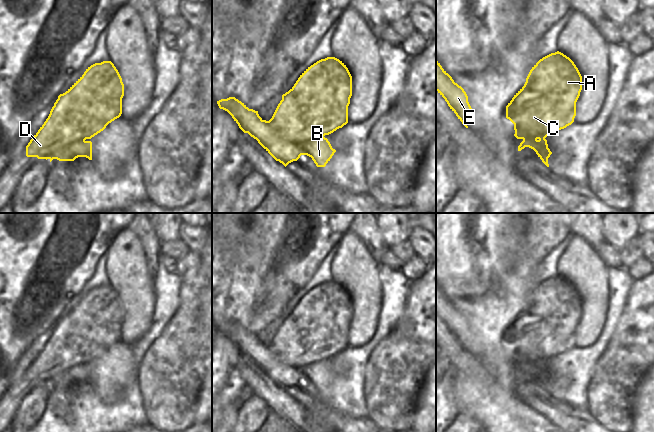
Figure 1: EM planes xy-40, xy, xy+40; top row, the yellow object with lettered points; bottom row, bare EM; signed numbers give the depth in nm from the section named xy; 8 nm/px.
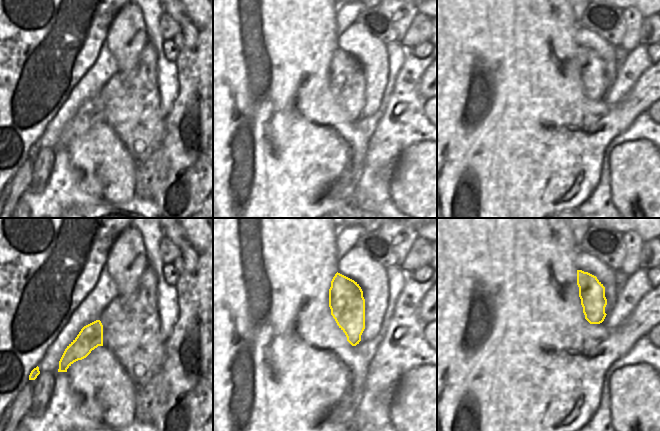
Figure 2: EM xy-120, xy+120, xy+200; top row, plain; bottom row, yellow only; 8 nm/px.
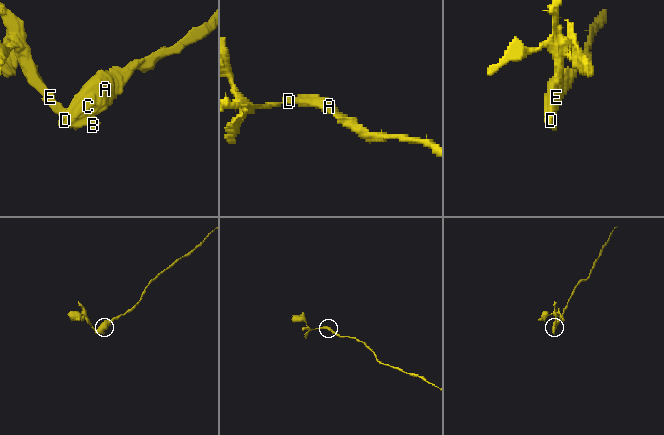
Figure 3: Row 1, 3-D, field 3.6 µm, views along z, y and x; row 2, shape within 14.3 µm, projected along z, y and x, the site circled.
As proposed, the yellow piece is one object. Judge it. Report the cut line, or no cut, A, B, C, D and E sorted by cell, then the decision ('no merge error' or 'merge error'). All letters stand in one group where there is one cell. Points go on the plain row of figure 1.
xy (267, 345), (275, 360), (289, 366), (304, 366), (323, 360) | A C D / B E | merge error

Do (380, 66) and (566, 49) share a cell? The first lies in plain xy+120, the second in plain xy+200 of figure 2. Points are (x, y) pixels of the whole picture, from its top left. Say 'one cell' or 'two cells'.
two cells

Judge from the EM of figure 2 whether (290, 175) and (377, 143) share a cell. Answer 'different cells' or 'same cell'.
different cells

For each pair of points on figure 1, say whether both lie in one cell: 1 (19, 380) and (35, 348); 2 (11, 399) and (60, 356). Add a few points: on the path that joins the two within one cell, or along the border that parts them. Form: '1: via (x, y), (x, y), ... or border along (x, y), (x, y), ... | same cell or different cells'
1: via (25, 372), (30, 360), (34, 356) | same cell
2: via (21, 386), (47, 360) | same cell

